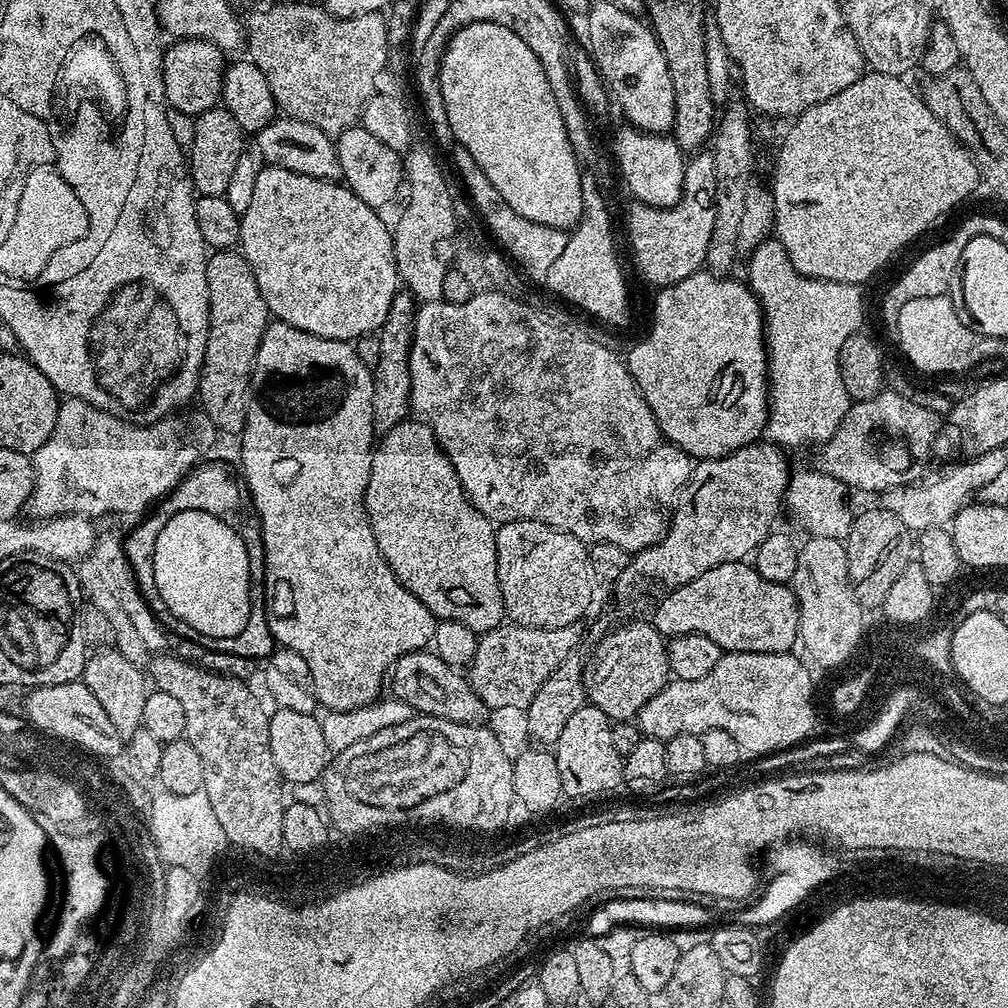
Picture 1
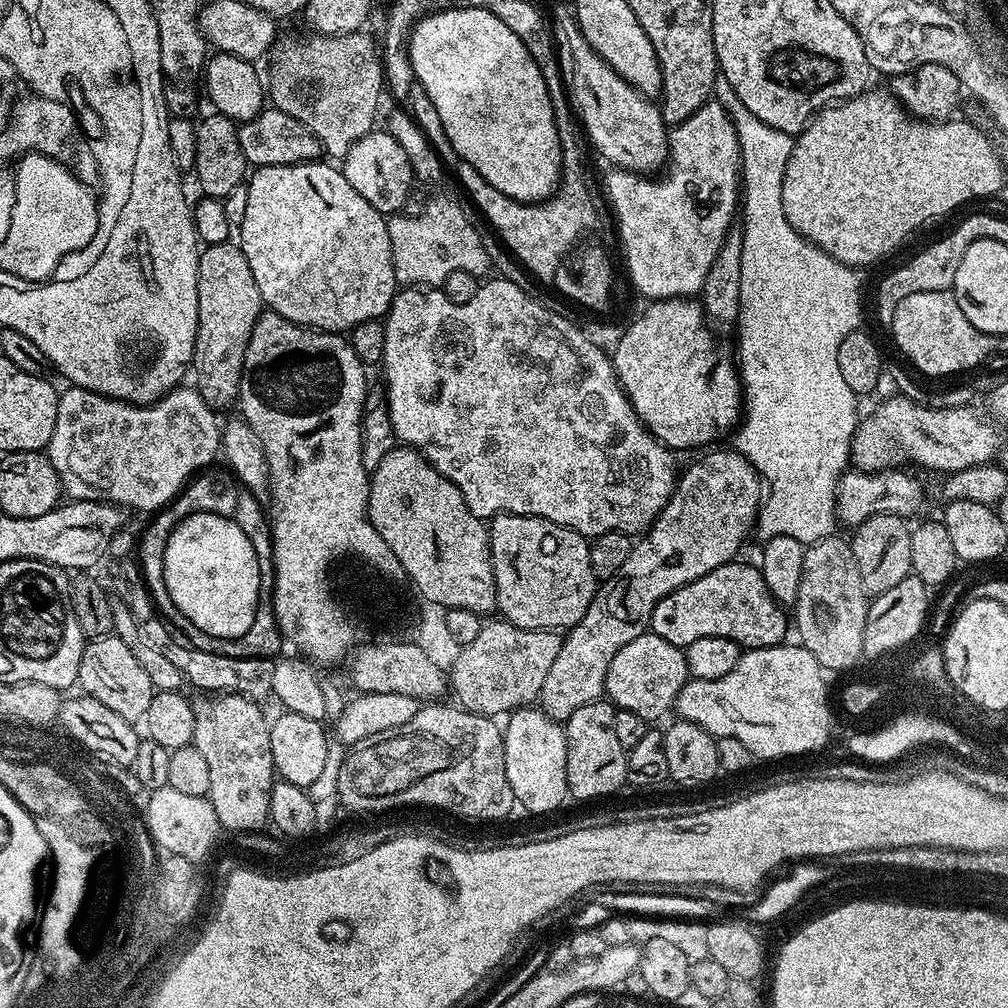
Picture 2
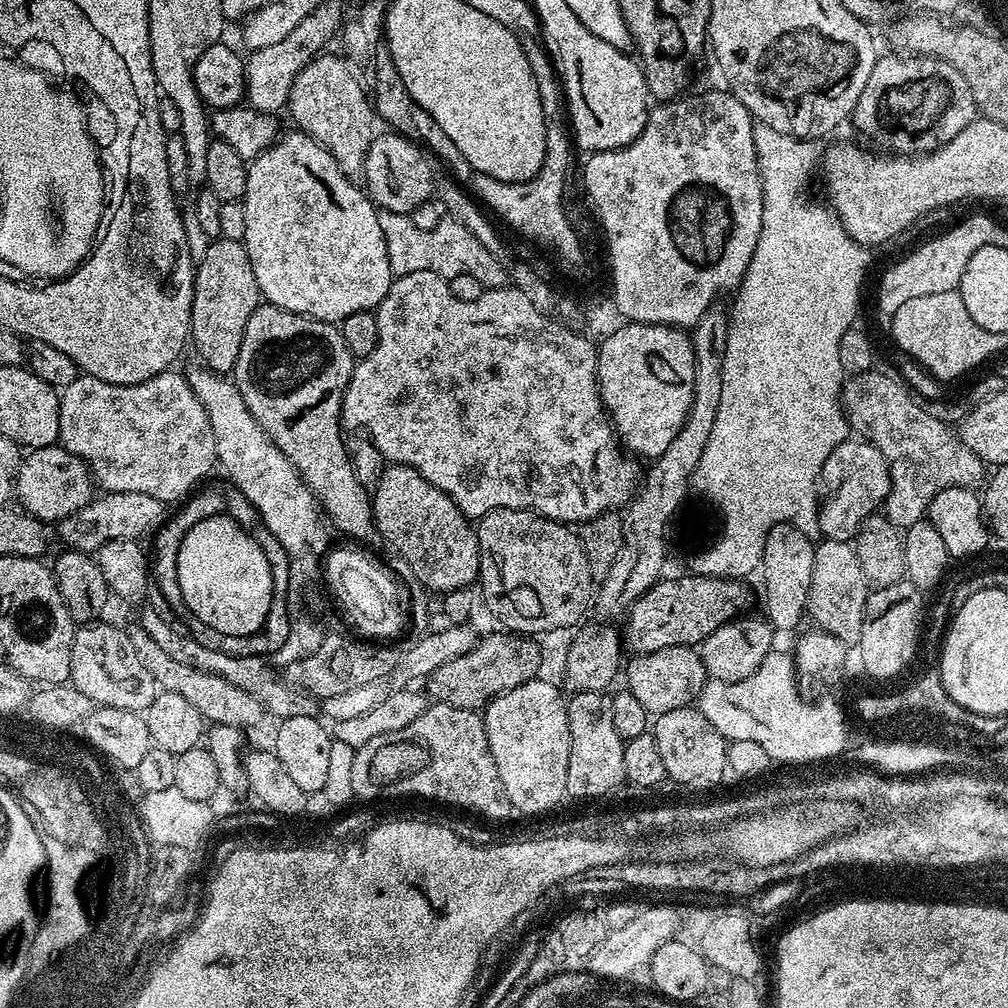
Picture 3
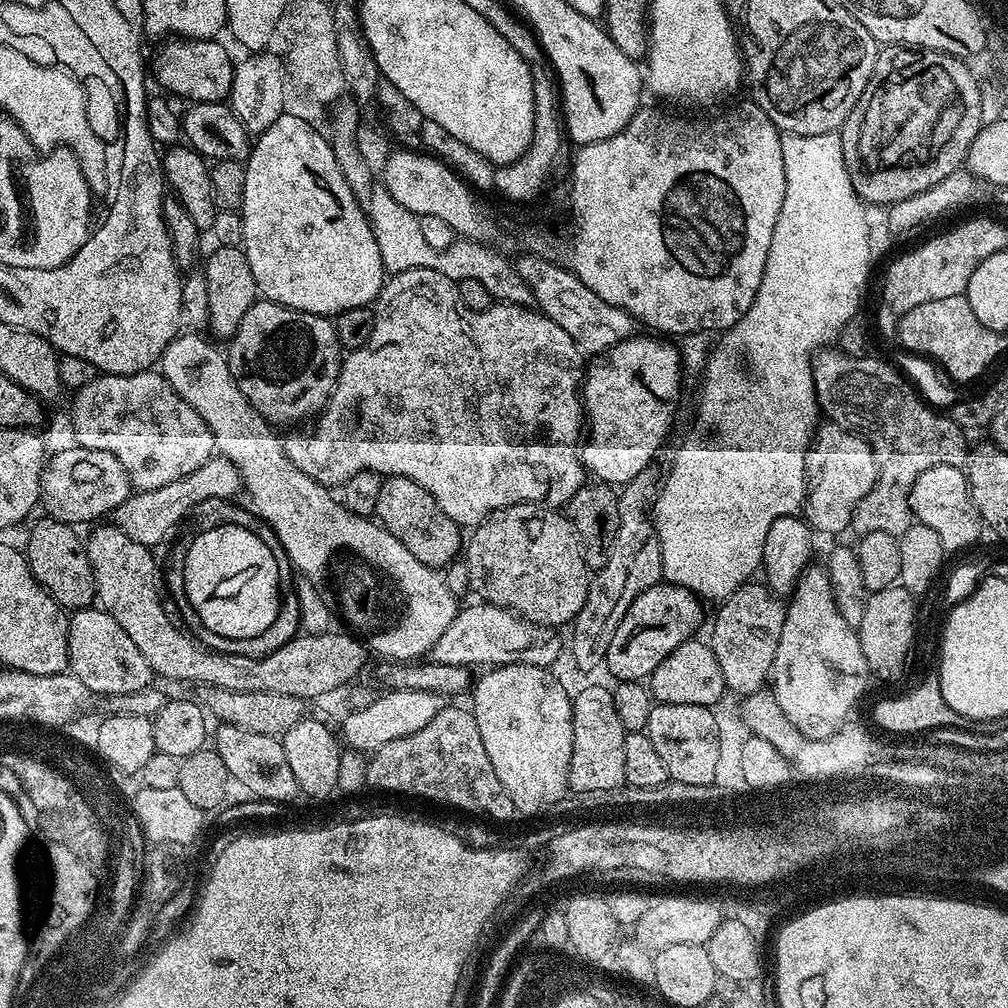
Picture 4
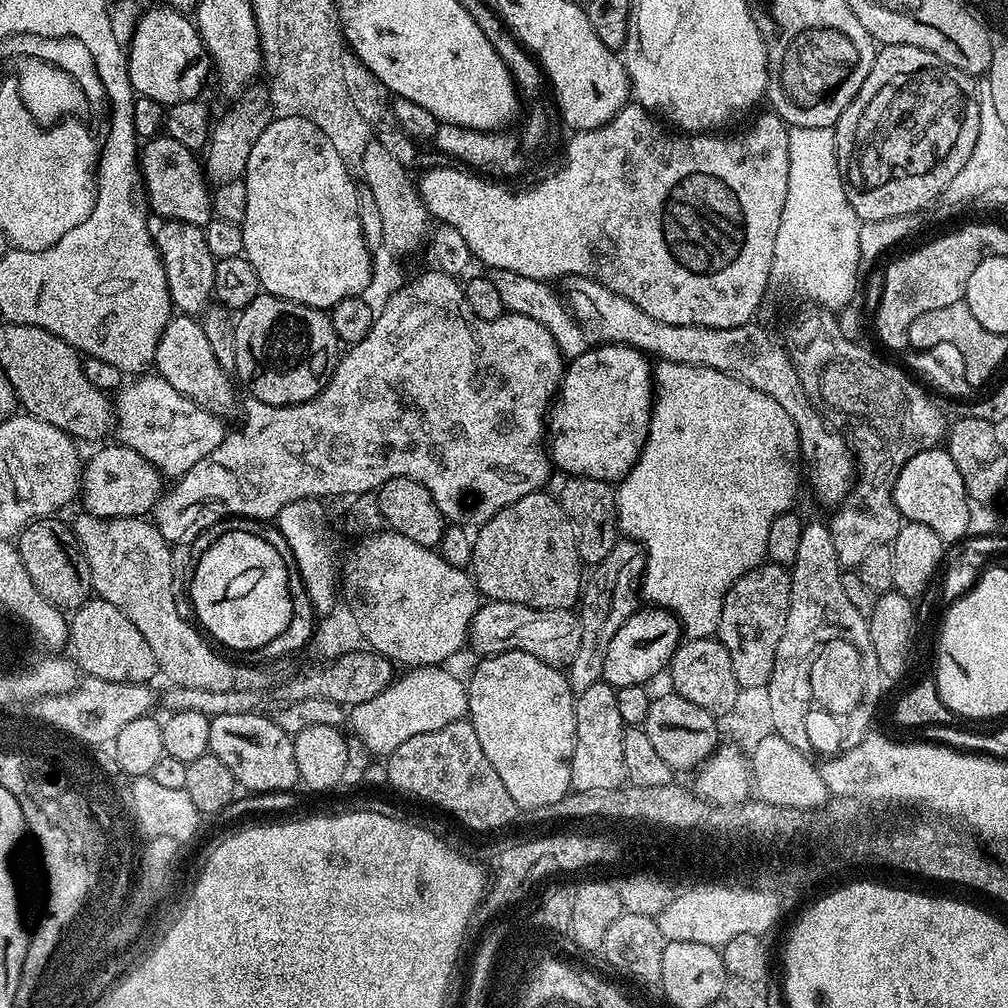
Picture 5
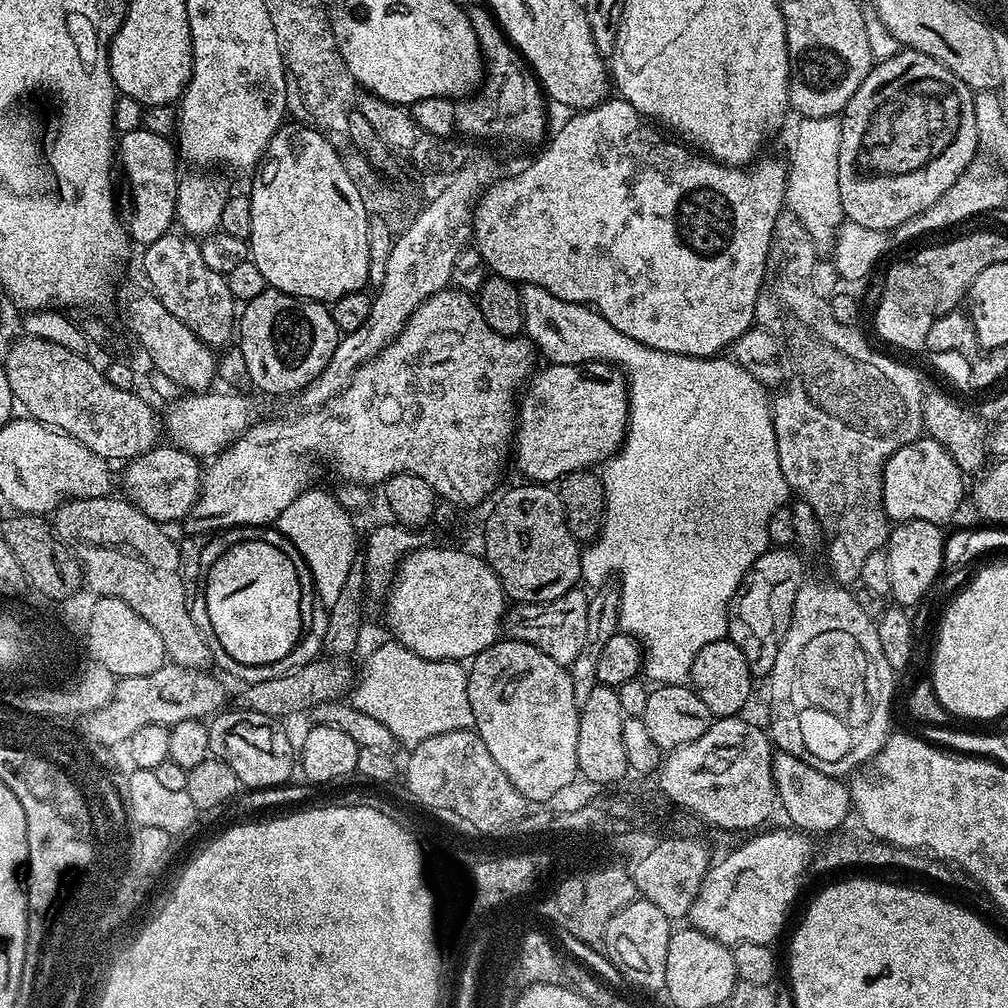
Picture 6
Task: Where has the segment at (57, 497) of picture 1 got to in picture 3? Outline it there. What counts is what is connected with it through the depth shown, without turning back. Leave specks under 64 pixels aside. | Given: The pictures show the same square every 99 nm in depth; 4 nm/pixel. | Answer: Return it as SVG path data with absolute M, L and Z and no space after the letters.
M169 370L141 384L118 386L80 374L60 392L59 447L88 465L92 479L104 492L150 494L166 506L183 501L211 468L217 467L214 430L206 418L202 402L190 390L187 375Z

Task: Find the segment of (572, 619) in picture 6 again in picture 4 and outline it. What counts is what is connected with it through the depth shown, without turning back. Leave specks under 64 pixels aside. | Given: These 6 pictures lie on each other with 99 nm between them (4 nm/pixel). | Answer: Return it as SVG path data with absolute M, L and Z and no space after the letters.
M475 602L469 608L461 607L454 622L446 626L442 638L434 642L430 653L433 664L458 666L471 669L472 664L499 666L502 664L536 665L539 668L550 668L563 650L564 645L551 627L524 620L516 613L499 608L493 604Z

